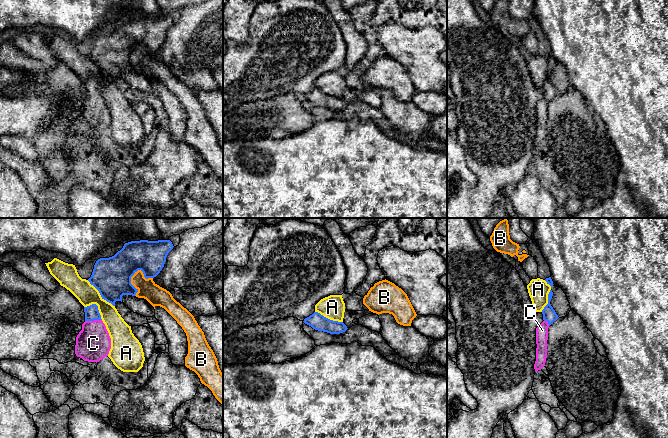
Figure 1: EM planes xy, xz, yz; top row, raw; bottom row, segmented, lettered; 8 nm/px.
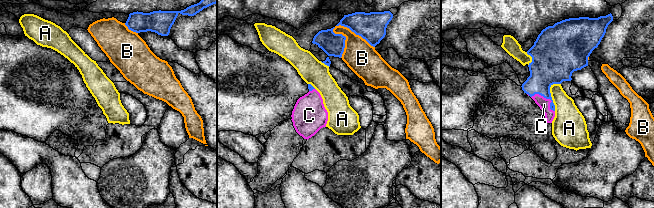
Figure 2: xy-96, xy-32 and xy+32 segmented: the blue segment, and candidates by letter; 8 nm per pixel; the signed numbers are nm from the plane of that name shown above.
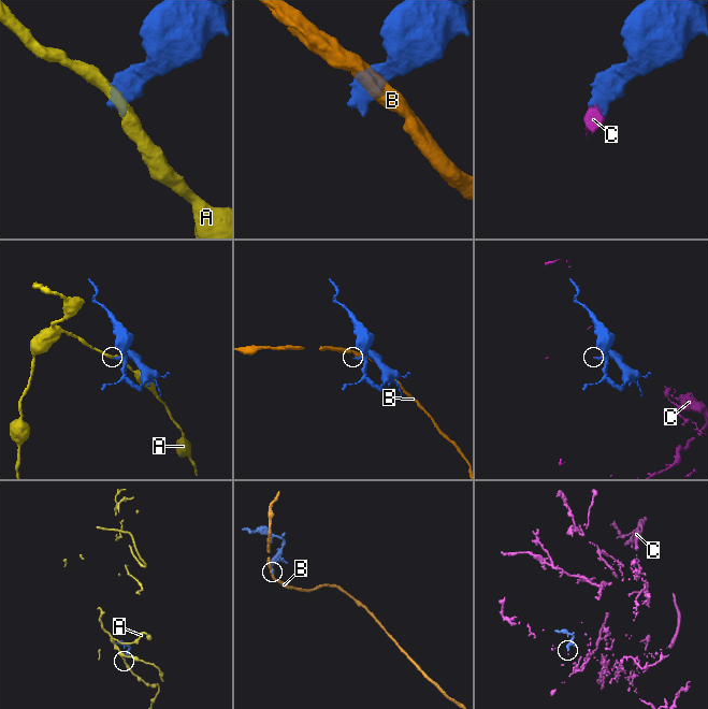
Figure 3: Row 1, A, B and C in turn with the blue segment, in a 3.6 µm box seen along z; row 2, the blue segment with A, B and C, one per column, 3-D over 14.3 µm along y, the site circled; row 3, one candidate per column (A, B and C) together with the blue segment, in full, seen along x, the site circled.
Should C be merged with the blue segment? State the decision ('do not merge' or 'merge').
merge

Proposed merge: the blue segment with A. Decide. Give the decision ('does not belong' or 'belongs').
does not belong

